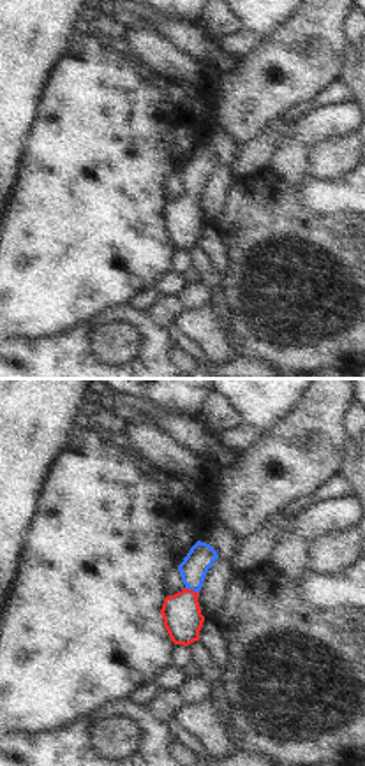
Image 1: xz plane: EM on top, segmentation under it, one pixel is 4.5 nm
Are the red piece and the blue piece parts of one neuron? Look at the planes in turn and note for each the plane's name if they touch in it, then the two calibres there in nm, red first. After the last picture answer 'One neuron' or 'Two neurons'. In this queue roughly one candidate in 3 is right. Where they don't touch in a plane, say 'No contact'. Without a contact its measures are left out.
Touches red in xz. Thickness 180 nm (red) against 120 nm

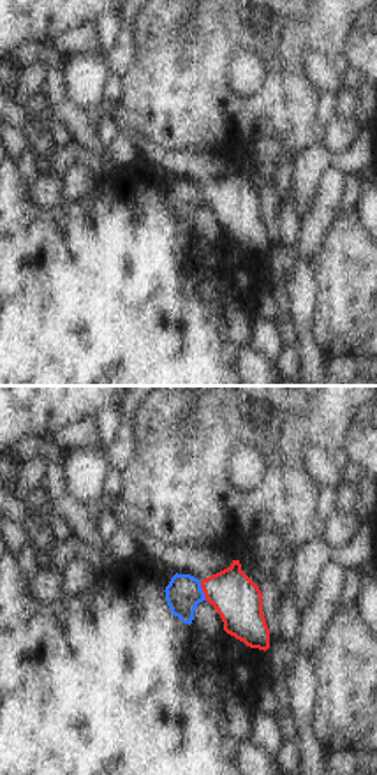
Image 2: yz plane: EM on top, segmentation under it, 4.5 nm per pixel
Touches red in yz. Thickness 220 nm (red) against 160 nm

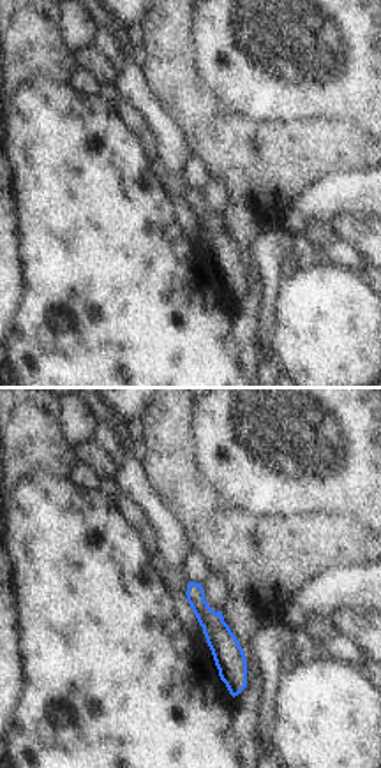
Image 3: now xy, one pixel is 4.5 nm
No contact

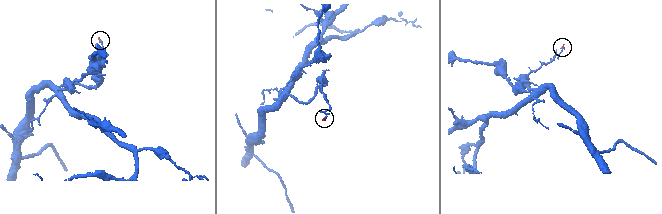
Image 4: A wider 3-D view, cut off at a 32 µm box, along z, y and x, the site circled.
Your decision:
One neuron

